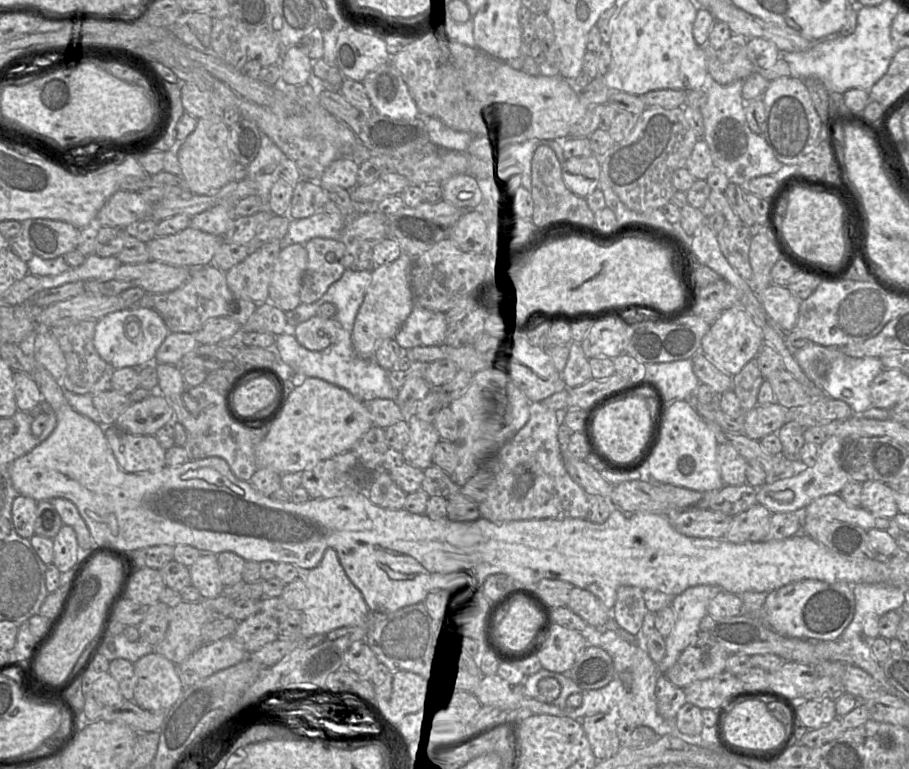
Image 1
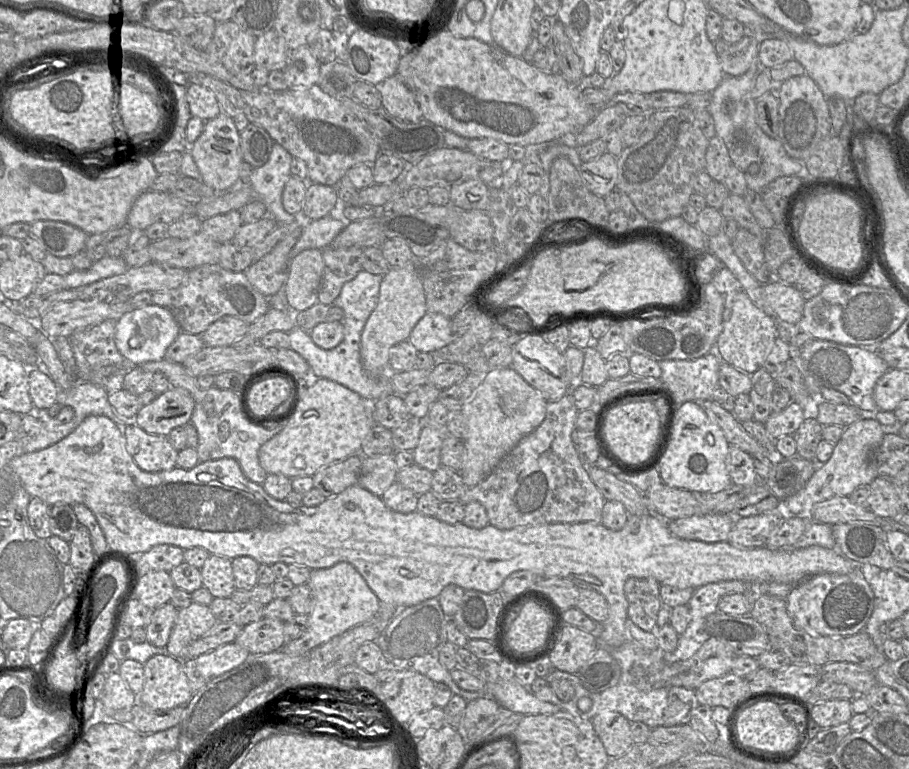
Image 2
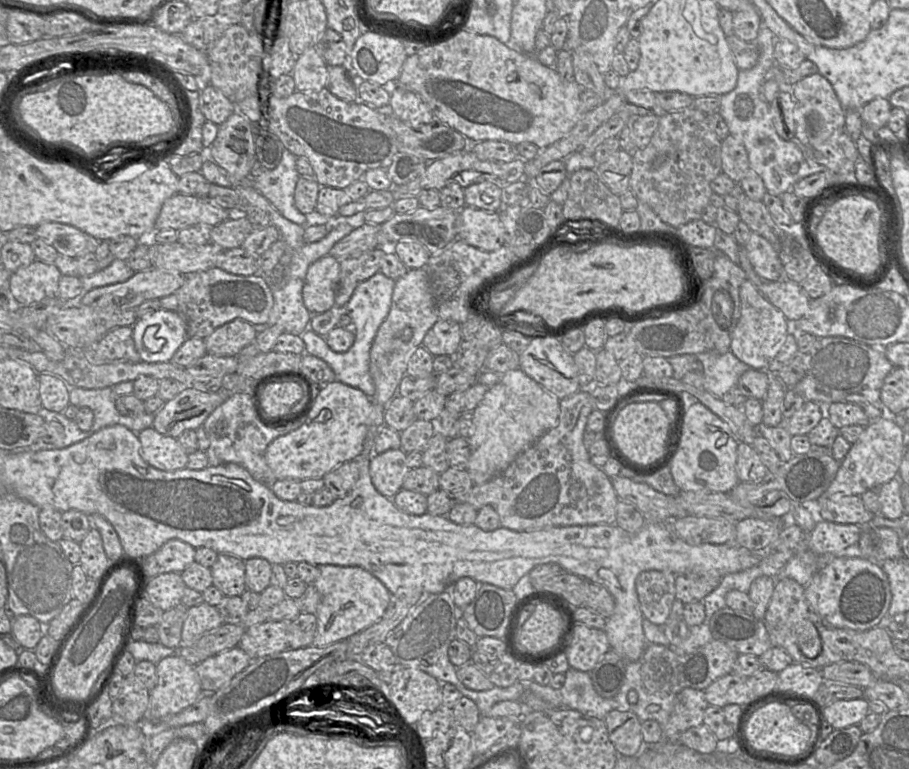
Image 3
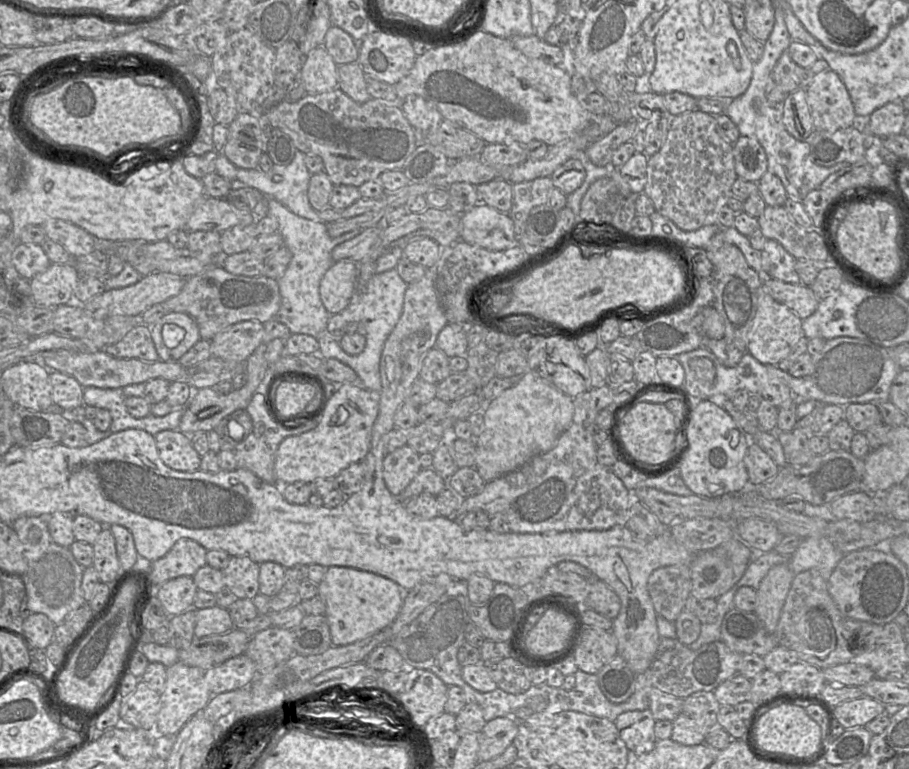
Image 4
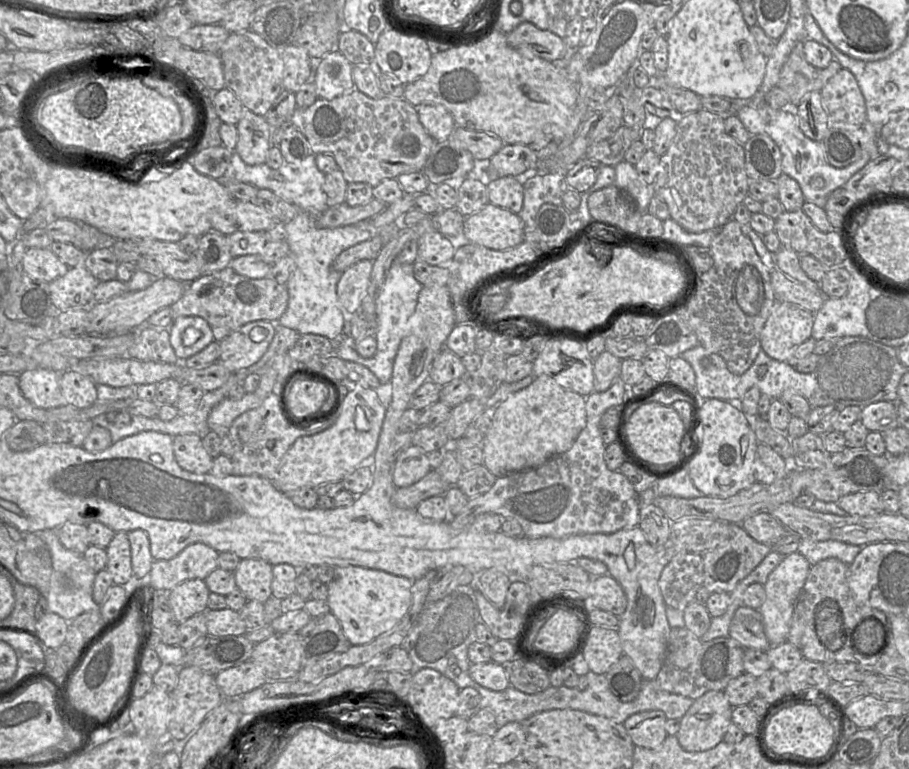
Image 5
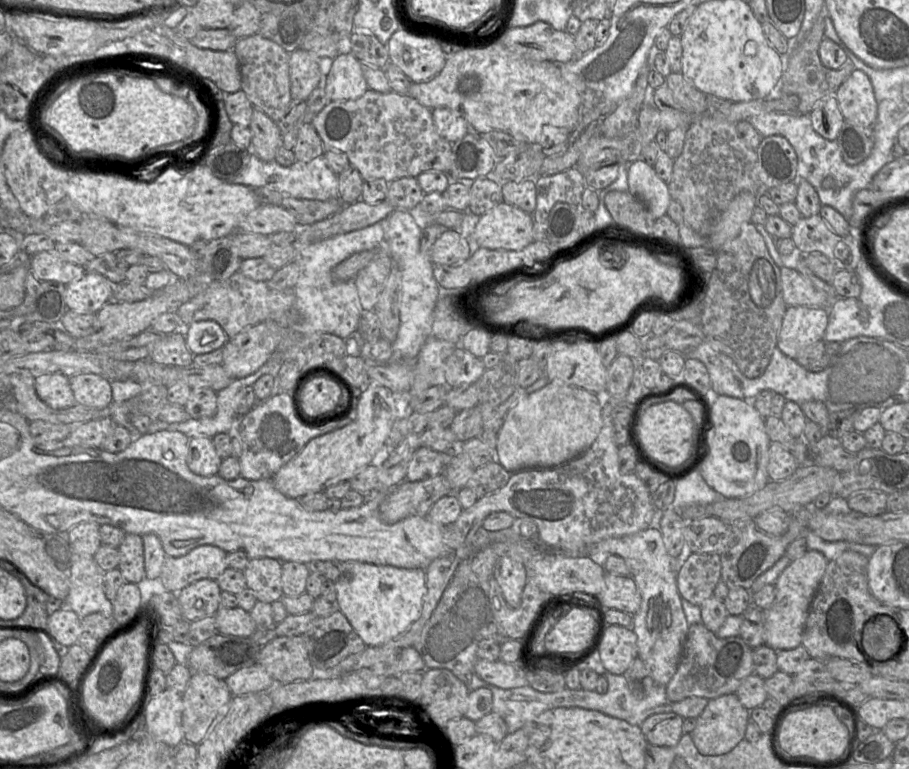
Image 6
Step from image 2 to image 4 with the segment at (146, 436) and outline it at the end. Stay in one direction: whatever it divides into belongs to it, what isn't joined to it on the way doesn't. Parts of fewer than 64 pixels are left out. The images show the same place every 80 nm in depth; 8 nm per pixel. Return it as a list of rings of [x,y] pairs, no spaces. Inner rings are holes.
[[[163,430],[154,435],[161,460],[177,471],[200,469],[201,455],[195,450],[191,436],[179,430]]]

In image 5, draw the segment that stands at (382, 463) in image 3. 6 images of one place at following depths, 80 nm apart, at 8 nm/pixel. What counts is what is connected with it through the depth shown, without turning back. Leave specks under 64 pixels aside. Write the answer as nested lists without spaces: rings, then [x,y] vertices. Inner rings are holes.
[[[409,446],[396,457],[392,467],[395,488],[409,487],[431,471],[427,453],[416,446]]]

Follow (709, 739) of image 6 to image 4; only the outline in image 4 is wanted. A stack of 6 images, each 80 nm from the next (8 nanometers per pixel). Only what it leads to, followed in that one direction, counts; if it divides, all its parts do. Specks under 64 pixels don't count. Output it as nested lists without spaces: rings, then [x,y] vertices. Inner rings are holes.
[[[698,691],[684,698],[678,716],[672,721],[671,739],[686,746],[704,743],[707,734],[716,727],[721,705],[713,691]]]

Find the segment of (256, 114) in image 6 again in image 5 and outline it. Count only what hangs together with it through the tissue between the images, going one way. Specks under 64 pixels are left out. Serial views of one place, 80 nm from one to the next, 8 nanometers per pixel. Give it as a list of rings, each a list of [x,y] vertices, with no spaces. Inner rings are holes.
[[[245,108],[244,115],[236,127],[238,141],[235,152],[248,165],[264,164],[272,147],[271,126],[262,116]]]

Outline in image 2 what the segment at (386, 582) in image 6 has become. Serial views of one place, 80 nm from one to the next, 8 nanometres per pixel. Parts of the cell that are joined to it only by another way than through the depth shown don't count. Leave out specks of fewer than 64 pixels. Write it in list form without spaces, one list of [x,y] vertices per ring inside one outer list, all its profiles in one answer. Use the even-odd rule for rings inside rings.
[[[348,562],[311,570],[307,584],[312,593],[312,610],[308,614],[308,627],[300,637],[287,641],[280,649],[290,656],[308,654],[335,636],[368,621],[382,607],[362,575]]]

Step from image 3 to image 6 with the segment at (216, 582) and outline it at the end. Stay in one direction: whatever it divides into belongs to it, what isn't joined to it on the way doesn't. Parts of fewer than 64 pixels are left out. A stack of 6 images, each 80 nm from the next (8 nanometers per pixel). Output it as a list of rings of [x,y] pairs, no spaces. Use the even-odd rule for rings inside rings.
[[[274,558],[250,559],[243,572],[247,589],[258,601],[272,603],[283,598],[281,561]]]

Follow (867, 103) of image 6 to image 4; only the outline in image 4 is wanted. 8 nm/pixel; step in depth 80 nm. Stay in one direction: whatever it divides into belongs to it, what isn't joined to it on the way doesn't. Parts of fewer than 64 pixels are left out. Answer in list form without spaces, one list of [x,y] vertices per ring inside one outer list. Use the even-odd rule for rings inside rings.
[[[831,70],[814,75],[803,89],[816,132],[835,132],[853,127],[856,118],[848,90]]]

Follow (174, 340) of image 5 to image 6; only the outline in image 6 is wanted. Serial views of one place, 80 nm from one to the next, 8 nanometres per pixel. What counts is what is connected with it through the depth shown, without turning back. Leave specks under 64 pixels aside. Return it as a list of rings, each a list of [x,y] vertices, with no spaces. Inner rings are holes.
[[[197,321],[183,327],[183,336],[189,350],[194,354],[222,349],[229,337],[215,321]]]

